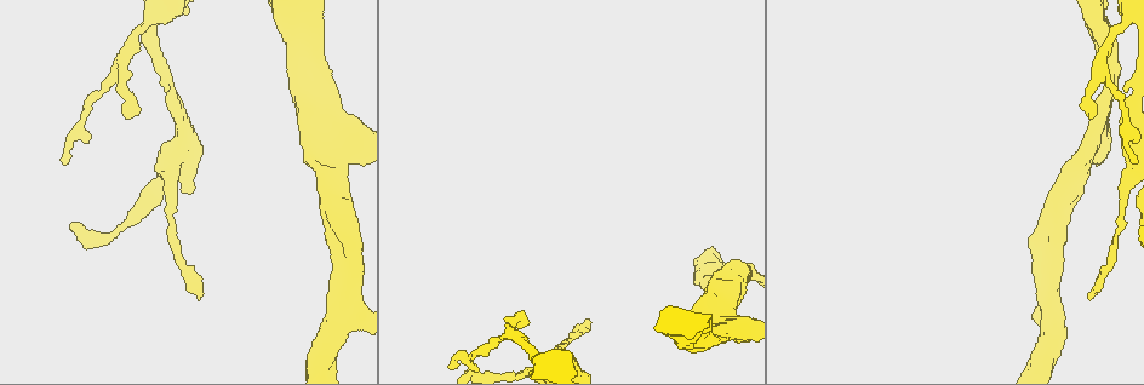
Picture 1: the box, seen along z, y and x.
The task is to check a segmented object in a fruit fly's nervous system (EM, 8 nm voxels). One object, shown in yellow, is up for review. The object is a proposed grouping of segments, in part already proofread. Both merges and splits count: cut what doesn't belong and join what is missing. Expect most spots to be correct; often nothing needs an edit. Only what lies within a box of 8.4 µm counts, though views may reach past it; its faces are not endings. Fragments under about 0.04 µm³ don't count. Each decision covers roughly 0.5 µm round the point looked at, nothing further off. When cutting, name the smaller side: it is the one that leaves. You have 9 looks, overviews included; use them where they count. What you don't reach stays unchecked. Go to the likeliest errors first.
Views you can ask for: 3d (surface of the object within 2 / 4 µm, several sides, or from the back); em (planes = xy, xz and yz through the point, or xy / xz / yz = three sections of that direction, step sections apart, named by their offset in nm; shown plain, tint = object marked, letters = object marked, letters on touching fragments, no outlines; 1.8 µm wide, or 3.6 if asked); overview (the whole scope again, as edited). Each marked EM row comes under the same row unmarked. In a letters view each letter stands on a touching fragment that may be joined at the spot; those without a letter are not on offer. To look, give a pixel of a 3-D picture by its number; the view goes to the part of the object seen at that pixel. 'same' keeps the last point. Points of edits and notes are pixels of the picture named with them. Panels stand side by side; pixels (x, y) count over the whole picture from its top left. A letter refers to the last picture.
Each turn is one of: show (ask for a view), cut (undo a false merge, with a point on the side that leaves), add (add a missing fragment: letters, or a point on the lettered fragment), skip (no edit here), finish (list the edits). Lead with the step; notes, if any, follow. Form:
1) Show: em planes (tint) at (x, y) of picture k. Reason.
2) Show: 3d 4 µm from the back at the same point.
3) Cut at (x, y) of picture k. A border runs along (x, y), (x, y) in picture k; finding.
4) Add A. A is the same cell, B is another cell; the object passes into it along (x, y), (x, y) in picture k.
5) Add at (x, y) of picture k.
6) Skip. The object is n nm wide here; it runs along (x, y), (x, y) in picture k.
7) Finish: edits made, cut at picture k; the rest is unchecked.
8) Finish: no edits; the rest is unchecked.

Show: em planes (letters) at (124, 116) of picture 1. Branch stops here.

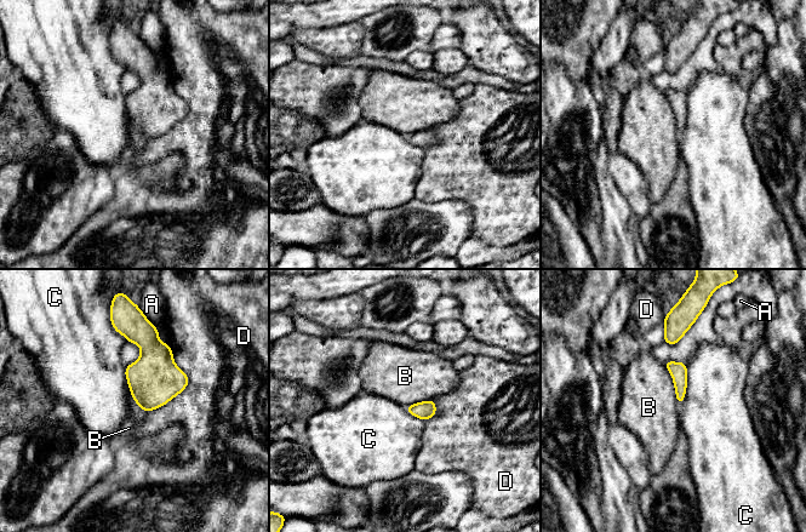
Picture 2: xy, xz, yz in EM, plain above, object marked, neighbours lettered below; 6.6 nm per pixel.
Skip. The longest contact is with D, 480 nm; A, B, C and D are other cells; a border runs along (663, 362), (670, 375), (679, 404) in picture 2; none of them fits.

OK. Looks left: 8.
Show: 3d 2 µm at (167, 174) of picture 1. Abrupt turn.

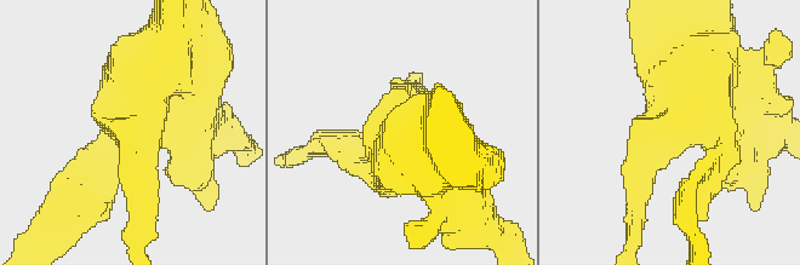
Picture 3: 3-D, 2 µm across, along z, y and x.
Show: em planes (tint) at (135, 131) of picture 3. Need the tissue.

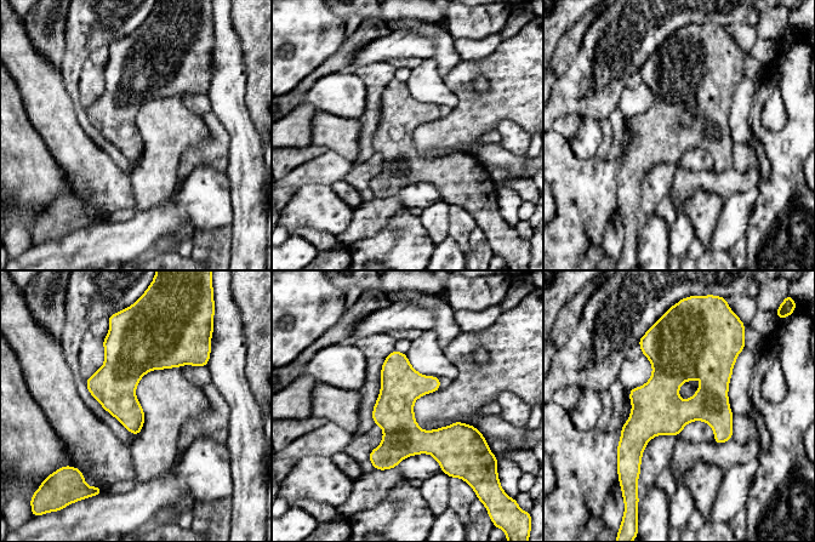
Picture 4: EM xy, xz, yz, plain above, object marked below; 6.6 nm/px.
Show: em planes (letters) at the same point. See the neighbours.

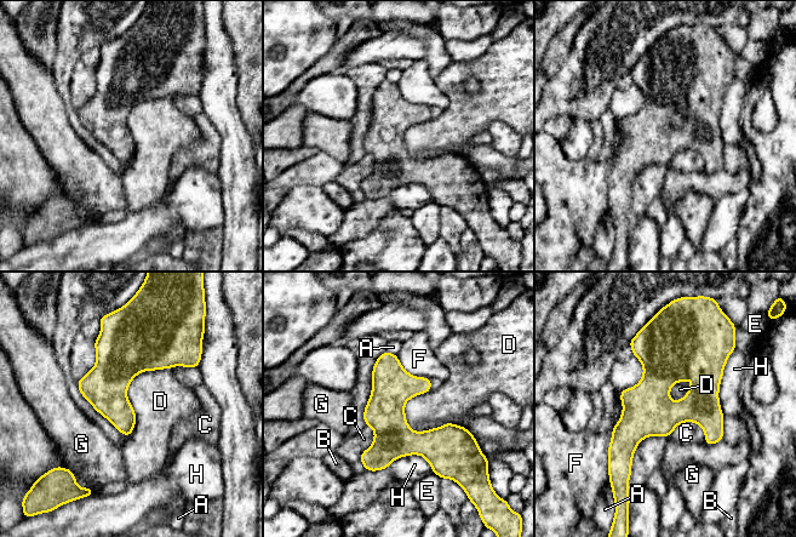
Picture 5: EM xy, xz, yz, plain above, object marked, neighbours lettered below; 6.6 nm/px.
Skip. A, B, C, D, E, F, G and H are other cells; it runs along (664, 335), (628, 466) in picture 5; all the same neuron.

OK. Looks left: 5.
Show: 3d 4 µm at (720, 339) of picture 1. Branch stops here.

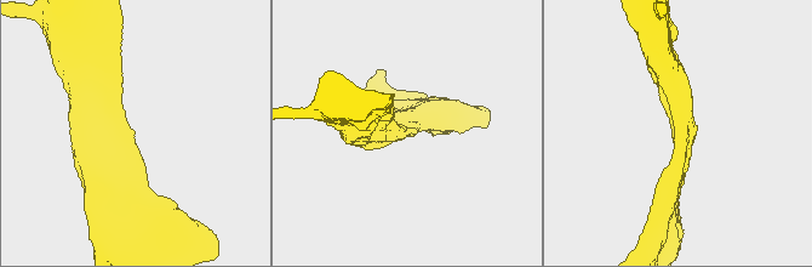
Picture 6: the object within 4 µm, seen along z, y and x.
Show: em xy step 16 (letters) at (131, 129) of picture 6. Shape alone is not enough.

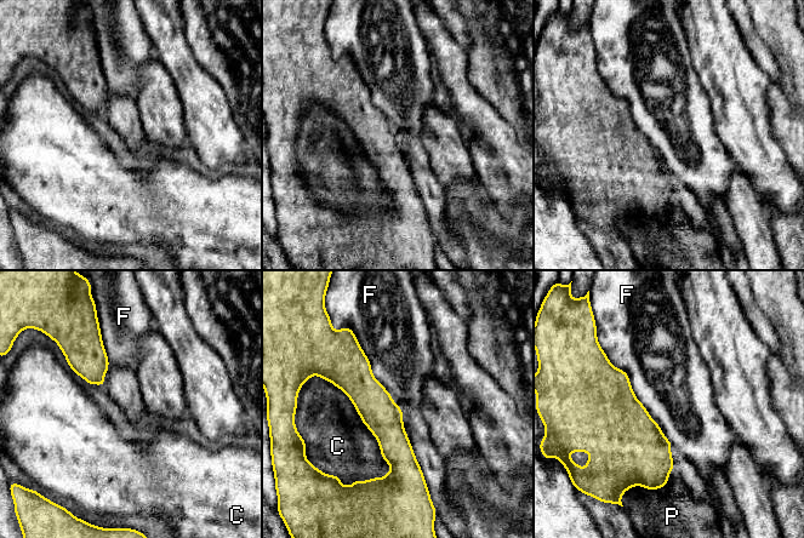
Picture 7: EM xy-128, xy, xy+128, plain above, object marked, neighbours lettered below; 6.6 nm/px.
Skip. The longest contact is with F, 750 nm; C, F and P are other cells; it runs along (357, 347), (392, 479) in picture 7; no lettered fragment goes on from it.

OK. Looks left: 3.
Show: 3d 2 µm at (348, 298) of picture 1. Side arm on a straight run.

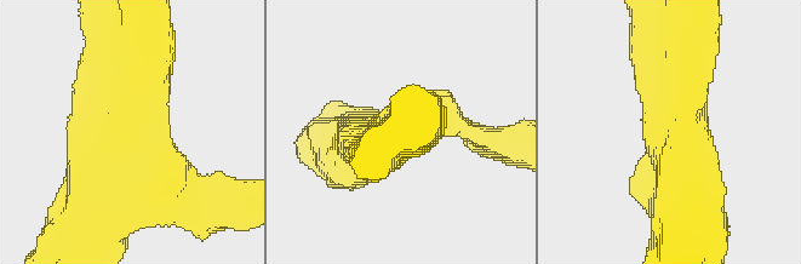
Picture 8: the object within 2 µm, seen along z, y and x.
Show: em xy step 4 (tint) at (673, 139) of picture 8.

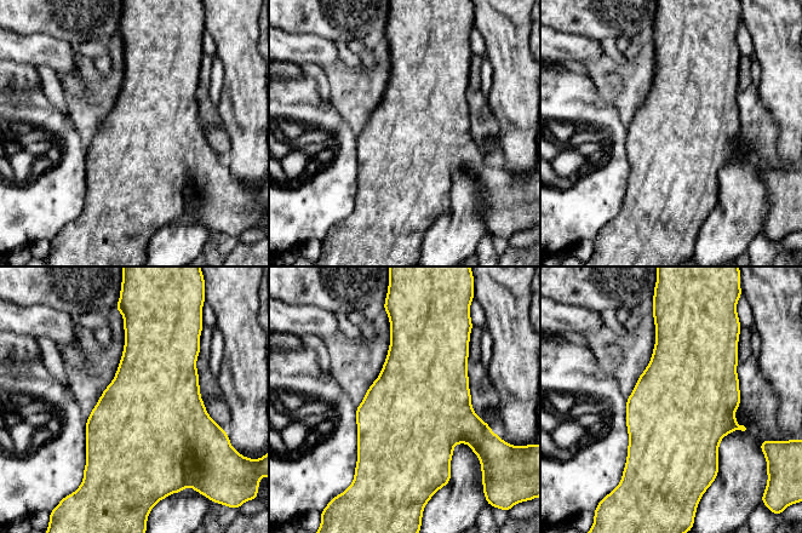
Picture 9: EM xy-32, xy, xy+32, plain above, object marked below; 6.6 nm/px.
Show: em planes (letters) at the same point. Another direction.

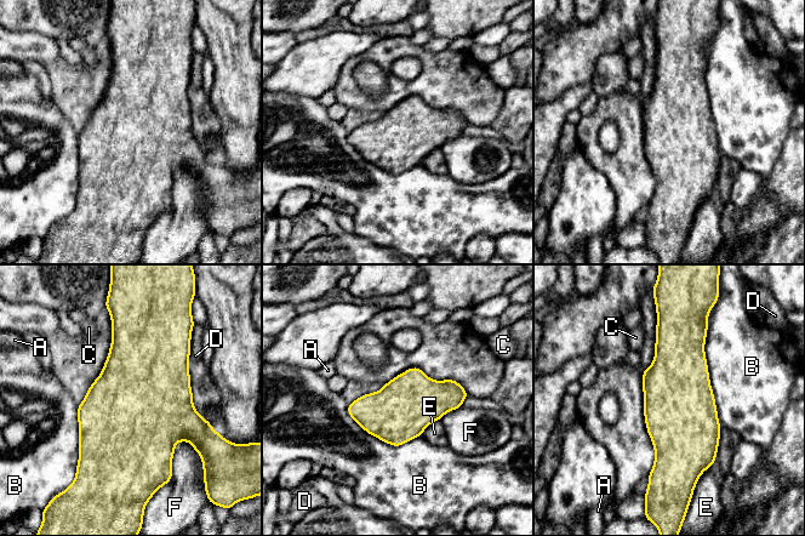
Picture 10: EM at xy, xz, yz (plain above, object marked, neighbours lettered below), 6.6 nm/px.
Skip. The object is 400 nm wide here; A, B, C, D, E and F are other cells; a border runs along (439, 420), (430, 423), (421, 434) in picture 10; all the same neuron.

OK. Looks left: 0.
Finish: no edits; the rest is unchecked.

